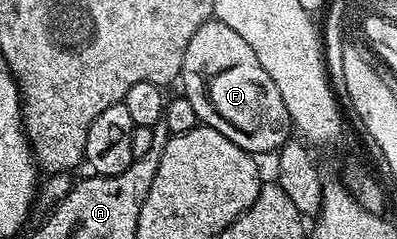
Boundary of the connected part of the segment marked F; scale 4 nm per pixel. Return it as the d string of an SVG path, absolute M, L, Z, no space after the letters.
M217 18L207 20L204 26L200 26L200 30L196 30L196 34L192 34L192 42L188 42L188 50L184 50L181 84L181 91L188 102L192 102L199 121L207 128L220 130L224 138L236 142L236 146L244 151L251 154L274 154L291 139L290 115L284 106L284 98L280 98L280 90L276 90L276 82L268 78L268 70L260 66L260 58L256 58L252 46L248 46L248 42L244 42L244 38L240 38L232 26L224 26Z

